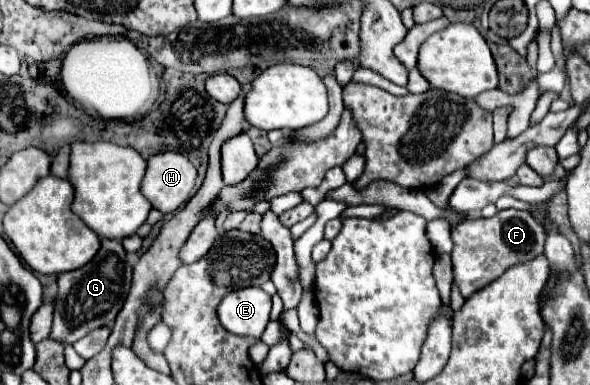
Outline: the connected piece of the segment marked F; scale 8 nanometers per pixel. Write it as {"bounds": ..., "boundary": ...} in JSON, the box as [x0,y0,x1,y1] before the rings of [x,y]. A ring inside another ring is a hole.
{"bounds":[452,210,546,298],"boundary":[[[502,210],[492,218],[474,218],[464,220],[460,226],[452,230],[454,250],[452,250],[452,270],[454,280],[464,298],[484,288],[498,276],[502,276],[508,268],[534,260],[544,252],[546,228],[538,224],[530,212],[526,210]]]}

